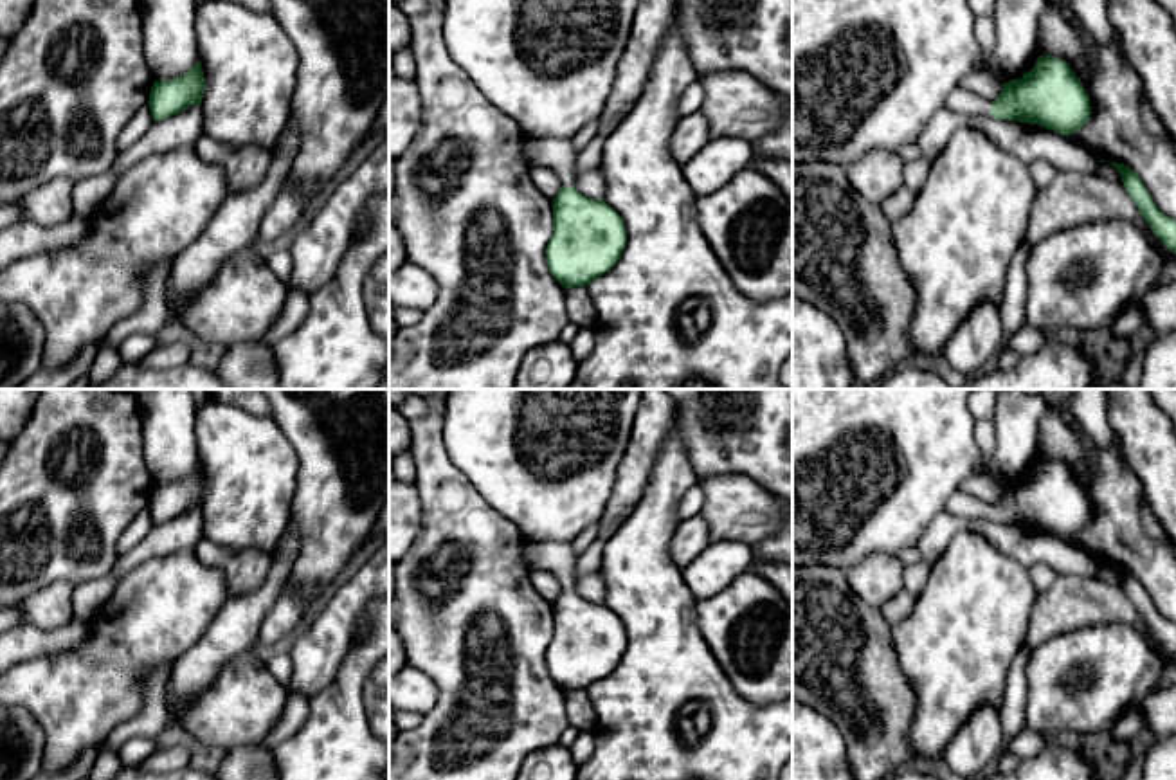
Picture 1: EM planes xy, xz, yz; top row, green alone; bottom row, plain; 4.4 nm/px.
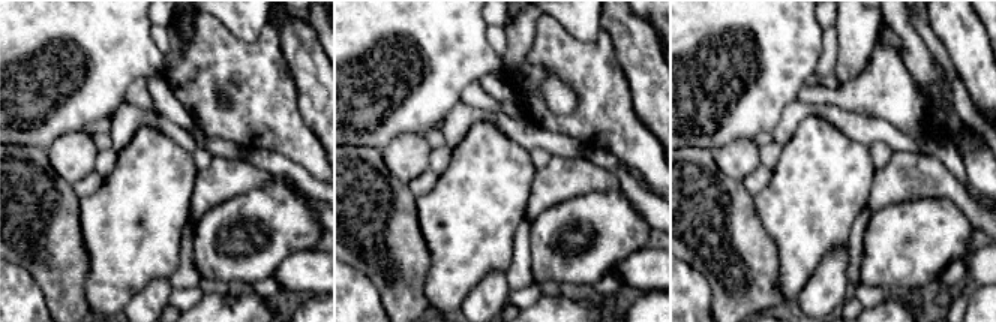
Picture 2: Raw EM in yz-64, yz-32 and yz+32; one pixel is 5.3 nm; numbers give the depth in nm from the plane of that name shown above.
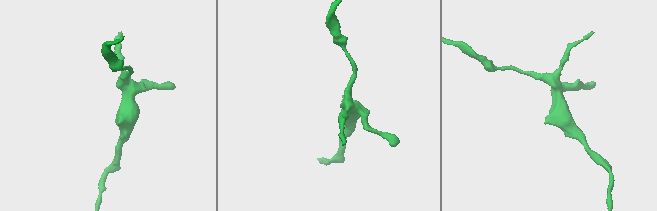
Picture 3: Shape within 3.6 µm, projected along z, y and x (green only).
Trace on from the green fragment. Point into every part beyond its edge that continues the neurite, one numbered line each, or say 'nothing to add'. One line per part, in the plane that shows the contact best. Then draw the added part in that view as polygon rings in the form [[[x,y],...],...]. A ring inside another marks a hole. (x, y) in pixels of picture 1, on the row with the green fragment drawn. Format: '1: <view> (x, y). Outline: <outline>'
1: yz (960, 99). Outline: [[[958,85],[954,86],[945,101],[949,110],[958,112],[963,117],[969,115],[991,115],[992,101],[987,97],[978,95],[976,92]]]

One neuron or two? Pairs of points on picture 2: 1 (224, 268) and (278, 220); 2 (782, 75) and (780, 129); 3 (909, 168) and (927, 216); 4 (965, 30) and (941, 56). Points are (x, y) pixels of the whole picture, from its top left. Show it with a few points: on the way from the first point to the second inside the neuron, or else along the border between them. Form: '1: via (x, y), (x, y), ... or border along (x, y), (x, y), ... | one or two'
1: via (242, 262), (266, 253), (275, 244), (275, 238) | one
2: border along (797, 98), (783, 110), (780, 120), (771, 132) | two
3: border along (956, 204), (944, 198), (917, 198), (887, 207) | two
4: border along (929, 20), (930, 29), (942, 44), (962, 83) | two

